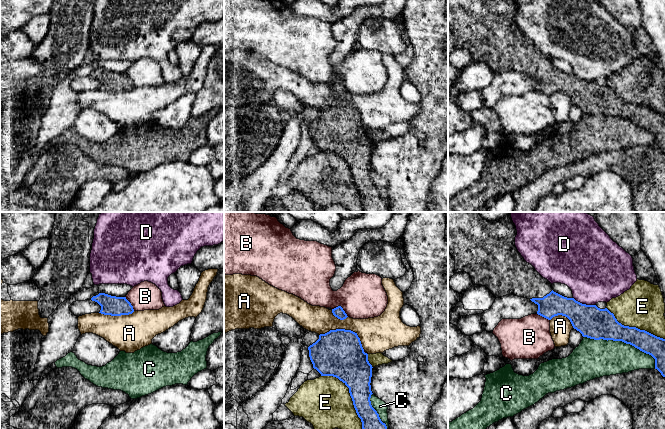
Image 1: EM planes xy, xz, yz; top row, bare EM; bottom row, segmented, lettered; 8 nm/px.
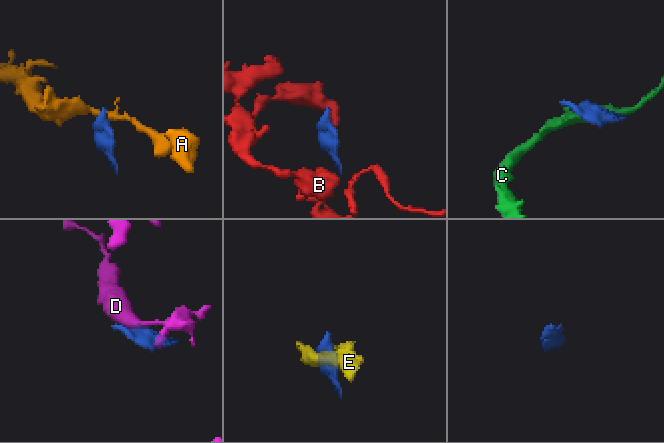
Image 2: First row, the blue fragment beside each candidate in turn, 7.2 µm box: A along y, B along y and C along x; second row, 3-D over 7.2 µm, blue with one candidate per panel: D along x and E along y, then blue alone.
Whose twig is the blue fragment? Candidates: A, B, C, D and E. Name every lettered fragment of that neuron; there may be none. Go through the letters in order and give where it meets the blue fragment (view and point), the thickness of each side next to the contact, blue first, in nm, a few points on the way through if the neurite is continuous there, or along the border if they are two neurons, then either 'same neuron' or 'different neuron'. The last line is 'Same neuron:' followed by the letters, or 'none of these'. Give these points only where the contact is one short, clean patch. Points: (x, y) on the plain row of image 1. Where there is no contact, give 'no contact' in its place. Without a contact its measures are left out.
A: meets blue in xz at (344, 105); 380 nm thick on the blue side, 260 nm on the other; border along xz (319, 111), (330, 106), (350, 105), (357, 111), (364, 125); different neuron
B: meets blue in xz at (341, 83); 90 nm thick on the blue side, 360 nm on the other; different neuron
C: meets blue in yz at (624, 118); 240 nm thick on the blue side, 300 nm on the other; different neuron
D: meets blue in yz at (584, 80); 260 nm thick on the blue side, 440 nm on the other; border along yz (573, 73), (582, 79), (594, 81); different neuron
E: meets blue in xz at (351, 173); 280 nm thick on the blue side, 420 nm on the other; different neuron
Same neuron: none of these

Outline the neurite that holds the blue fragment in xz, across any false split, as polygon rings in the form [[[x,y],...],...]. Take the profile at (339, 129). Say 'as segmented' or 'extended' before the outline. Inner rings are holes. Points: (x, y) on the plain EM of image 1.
as segmented | [[[336,105],[320,110],[319,115],[308,123],[309,133],[321,152],[333,152],[342,157],[348,164],[354,184],[362,198],[362,212],[390,212],[385,199],[371,181],[371,153],[372,141],[368,137],[368,130],[364,128],[360,114],[351,106]]]

